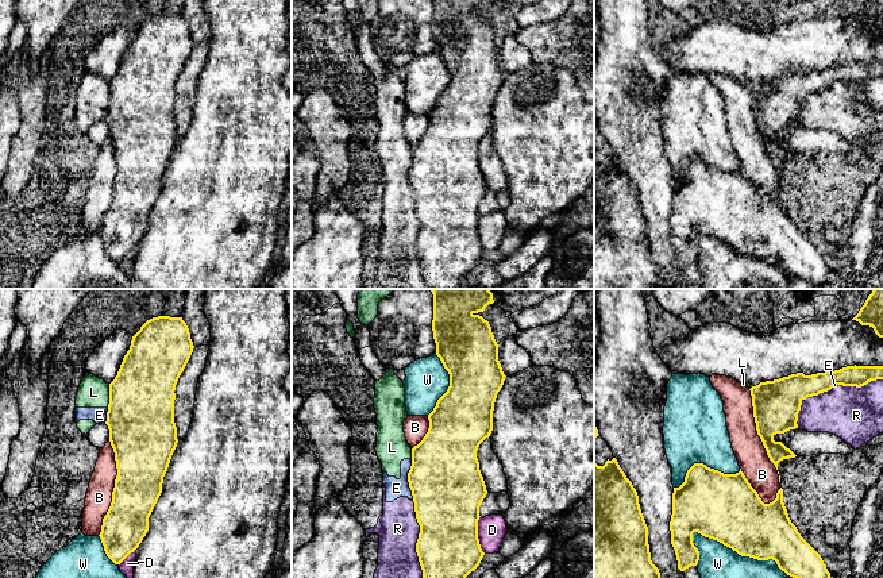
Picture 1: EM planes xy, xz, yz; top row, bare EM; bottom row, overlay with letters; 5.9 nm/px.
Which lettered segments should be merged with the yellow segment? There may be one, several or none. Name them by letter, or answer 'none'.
none

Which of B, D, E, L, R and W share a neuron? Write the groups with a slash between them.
B / D / E L R / W

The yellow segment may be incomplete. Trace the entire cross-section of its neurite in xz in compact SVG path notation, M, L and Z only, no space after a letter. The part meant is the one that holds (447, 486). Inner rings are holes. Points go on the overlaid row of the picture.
M489 289L428 290L433 294L436 355L450 374L450 386L428 415L428 432L412 448L408 482L420 525L416 552L423 578L466 578L485 555L478 539L478 520L487 490L477 451L493 431L494 402L506 375L491 327L478 315L494 303L493 293Z

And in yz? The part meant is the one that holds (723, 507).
M694 463L687 470L685 482L674 488L670 531L680 571L698 564L699 551L693 543L693 533L698 532L722 543L741 556L757 560L772 559L793 578L830 578L821 555L791 523L783 502L783 489L778 490L772 502L764 504L741 469L736 474L724 474L703 463Z

